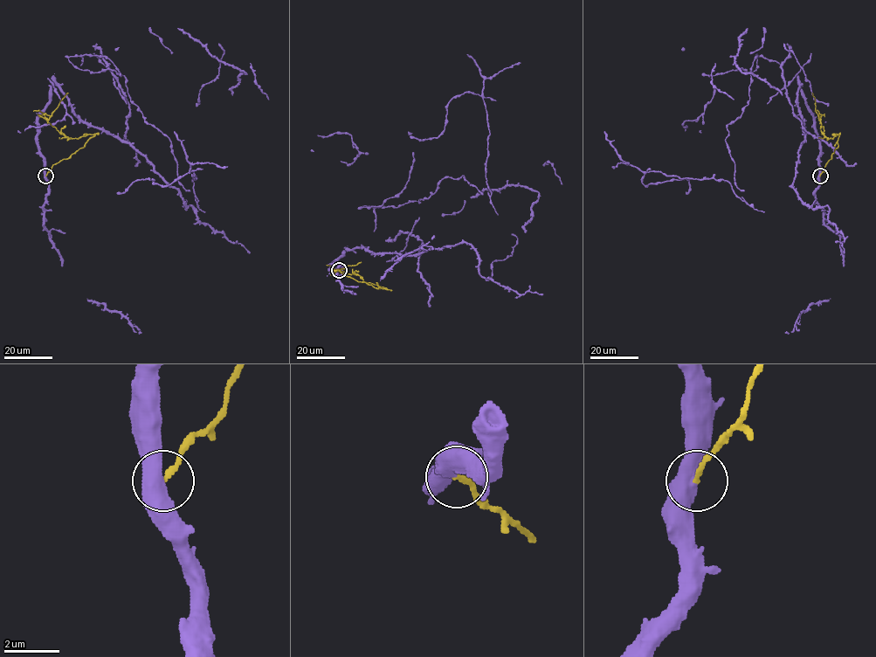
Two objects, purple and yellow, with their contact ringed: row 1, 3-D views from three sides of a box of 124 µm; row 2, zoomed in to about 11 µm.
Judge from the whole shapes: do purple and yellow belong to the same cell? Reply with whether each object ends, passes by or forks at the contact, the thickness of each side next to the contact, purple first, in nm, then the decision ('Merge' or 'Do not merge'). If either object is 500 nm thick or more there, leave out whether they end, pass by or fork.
At the ring purple passes by. At the ring yellow ends. Thickness 480 nm (purple) against 190 nm. Do not merge

